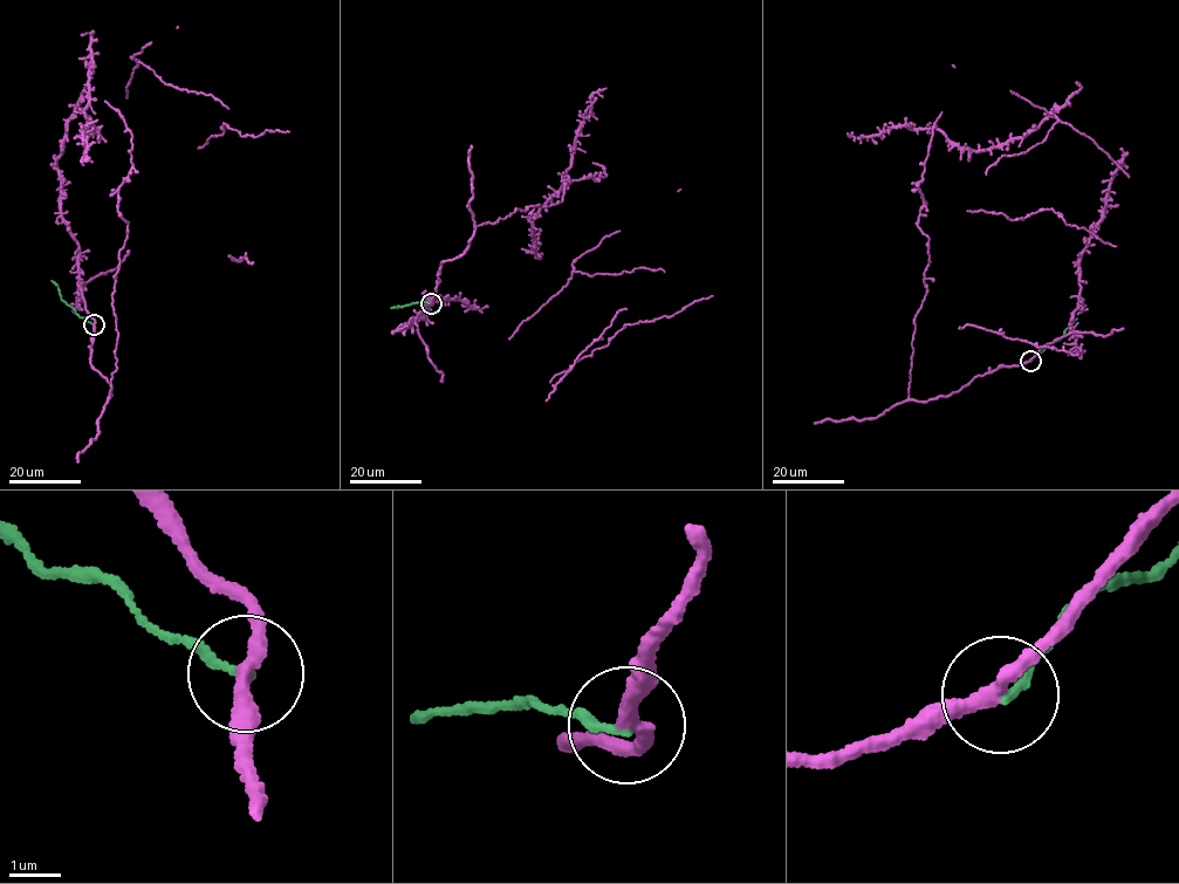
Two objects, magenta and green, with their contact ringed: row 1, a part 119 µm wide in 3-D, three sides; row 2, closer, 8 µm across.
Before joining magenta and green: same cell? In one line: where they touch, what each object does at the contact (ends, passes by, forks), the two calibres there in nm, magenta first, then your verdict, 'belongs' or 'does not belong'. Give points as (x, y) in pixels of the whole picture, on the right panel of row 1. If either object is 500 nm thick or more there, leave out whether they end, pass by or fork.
place (1030, 361); magenta passes by; green ends; calibres 280 and 160 nm; does not belong

